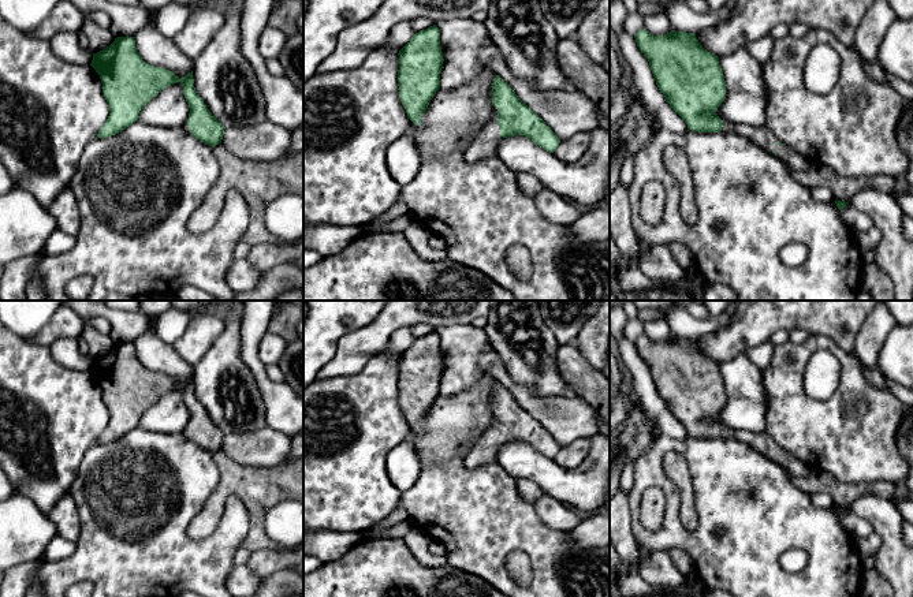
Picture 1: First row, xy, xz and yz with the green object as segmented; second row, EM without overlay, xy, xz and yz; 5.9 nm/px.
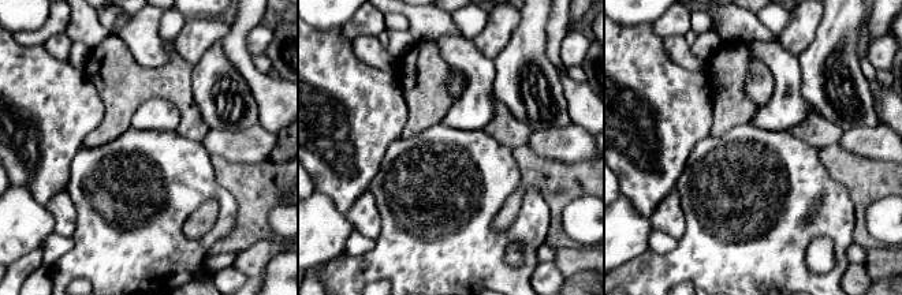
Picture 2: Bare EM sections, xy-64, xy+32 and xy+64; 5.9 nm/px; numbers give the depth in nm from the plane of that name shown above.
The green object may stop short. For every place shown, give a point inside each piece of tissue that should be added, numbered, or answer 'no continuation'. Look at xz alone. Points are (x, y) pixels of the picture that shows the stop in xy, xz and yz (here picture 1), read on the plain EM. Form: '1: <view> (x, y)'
1: xz (487, 447)

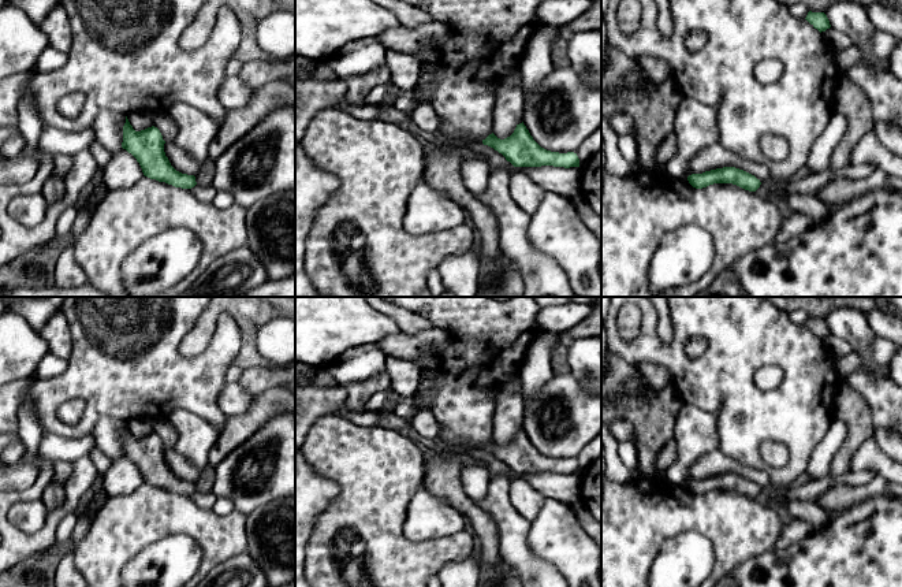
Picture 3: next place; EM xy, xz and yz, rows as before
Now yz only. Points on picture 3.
no continuation

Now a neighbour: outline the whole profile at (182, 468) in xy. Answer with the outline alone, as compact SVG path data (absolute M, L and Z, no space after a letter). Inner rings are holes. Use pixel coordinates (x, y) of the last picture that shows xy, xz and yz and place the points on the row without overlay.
M172 447L164 450L164 458L171 472L182 480L195 482L202 473L201 469L197 469L189 460L176 453Z

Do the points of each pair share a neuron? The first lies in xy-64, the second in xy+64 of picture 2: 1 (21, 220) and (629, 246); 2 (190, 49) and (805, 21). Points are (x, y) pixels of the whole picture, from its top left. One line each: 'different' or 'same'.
1: same
2: same

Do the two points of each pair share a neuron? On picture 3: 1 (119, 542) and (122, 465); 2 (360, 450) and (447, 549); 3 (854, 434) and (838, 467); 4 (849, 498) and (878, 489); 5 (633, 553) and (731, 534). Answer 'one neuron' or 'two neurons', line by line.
1: two neurons
2: one neuron
3: one neuron
4: one neuron
5: one neuron

